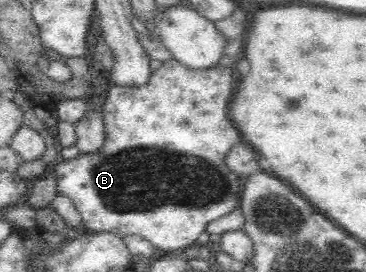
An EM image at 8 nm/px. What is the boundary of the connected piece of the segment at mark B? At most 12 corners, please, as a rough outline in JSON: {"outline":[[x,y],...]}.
{"outline":[[231,66],[111,88],[54,164],[86,231],[172,253],[238,209]]}

